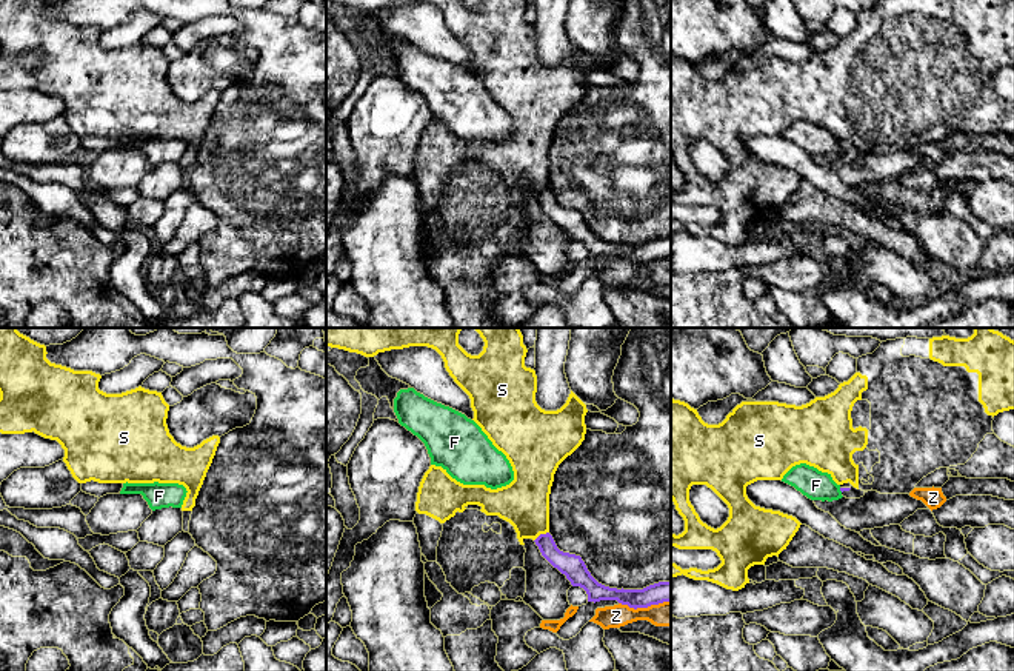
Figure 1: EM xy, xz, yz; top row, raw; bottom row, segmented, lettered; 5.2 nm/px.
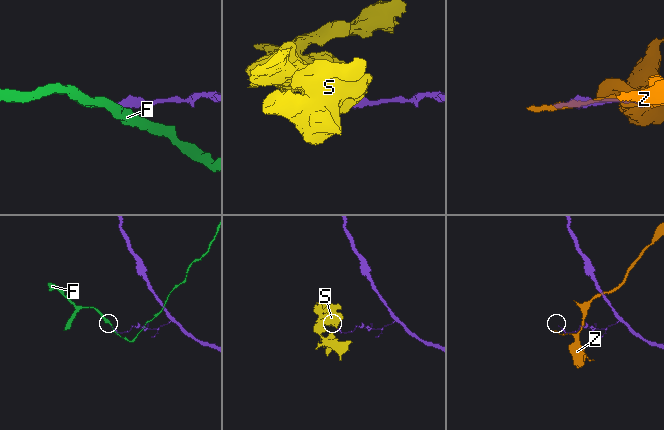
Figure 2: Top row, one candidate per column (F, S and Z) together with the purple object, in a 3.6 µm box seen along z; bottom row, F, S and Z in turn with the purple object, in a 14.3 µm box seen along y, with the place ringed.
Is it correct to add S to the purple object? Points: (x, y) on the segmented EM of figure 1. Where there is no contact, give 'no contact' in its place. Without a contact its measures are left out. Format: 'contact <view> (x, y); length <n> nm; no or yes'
contact xz (540, 534); length 90 nm; no

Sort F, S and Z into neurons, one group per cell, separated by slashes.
F / S / Z

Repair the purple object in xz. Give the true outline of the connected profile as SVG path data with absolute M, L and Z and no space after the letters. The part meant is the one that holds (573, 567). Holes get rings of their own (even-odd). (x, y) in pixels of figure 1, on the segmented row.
M549 532L540 534L534 542L542 556L565 574L572 586L580 586L586 591L588 602L617 600L634 609L671 602L671 580L659 582L643 589L609 588L591 576L580 556L560 551Z

